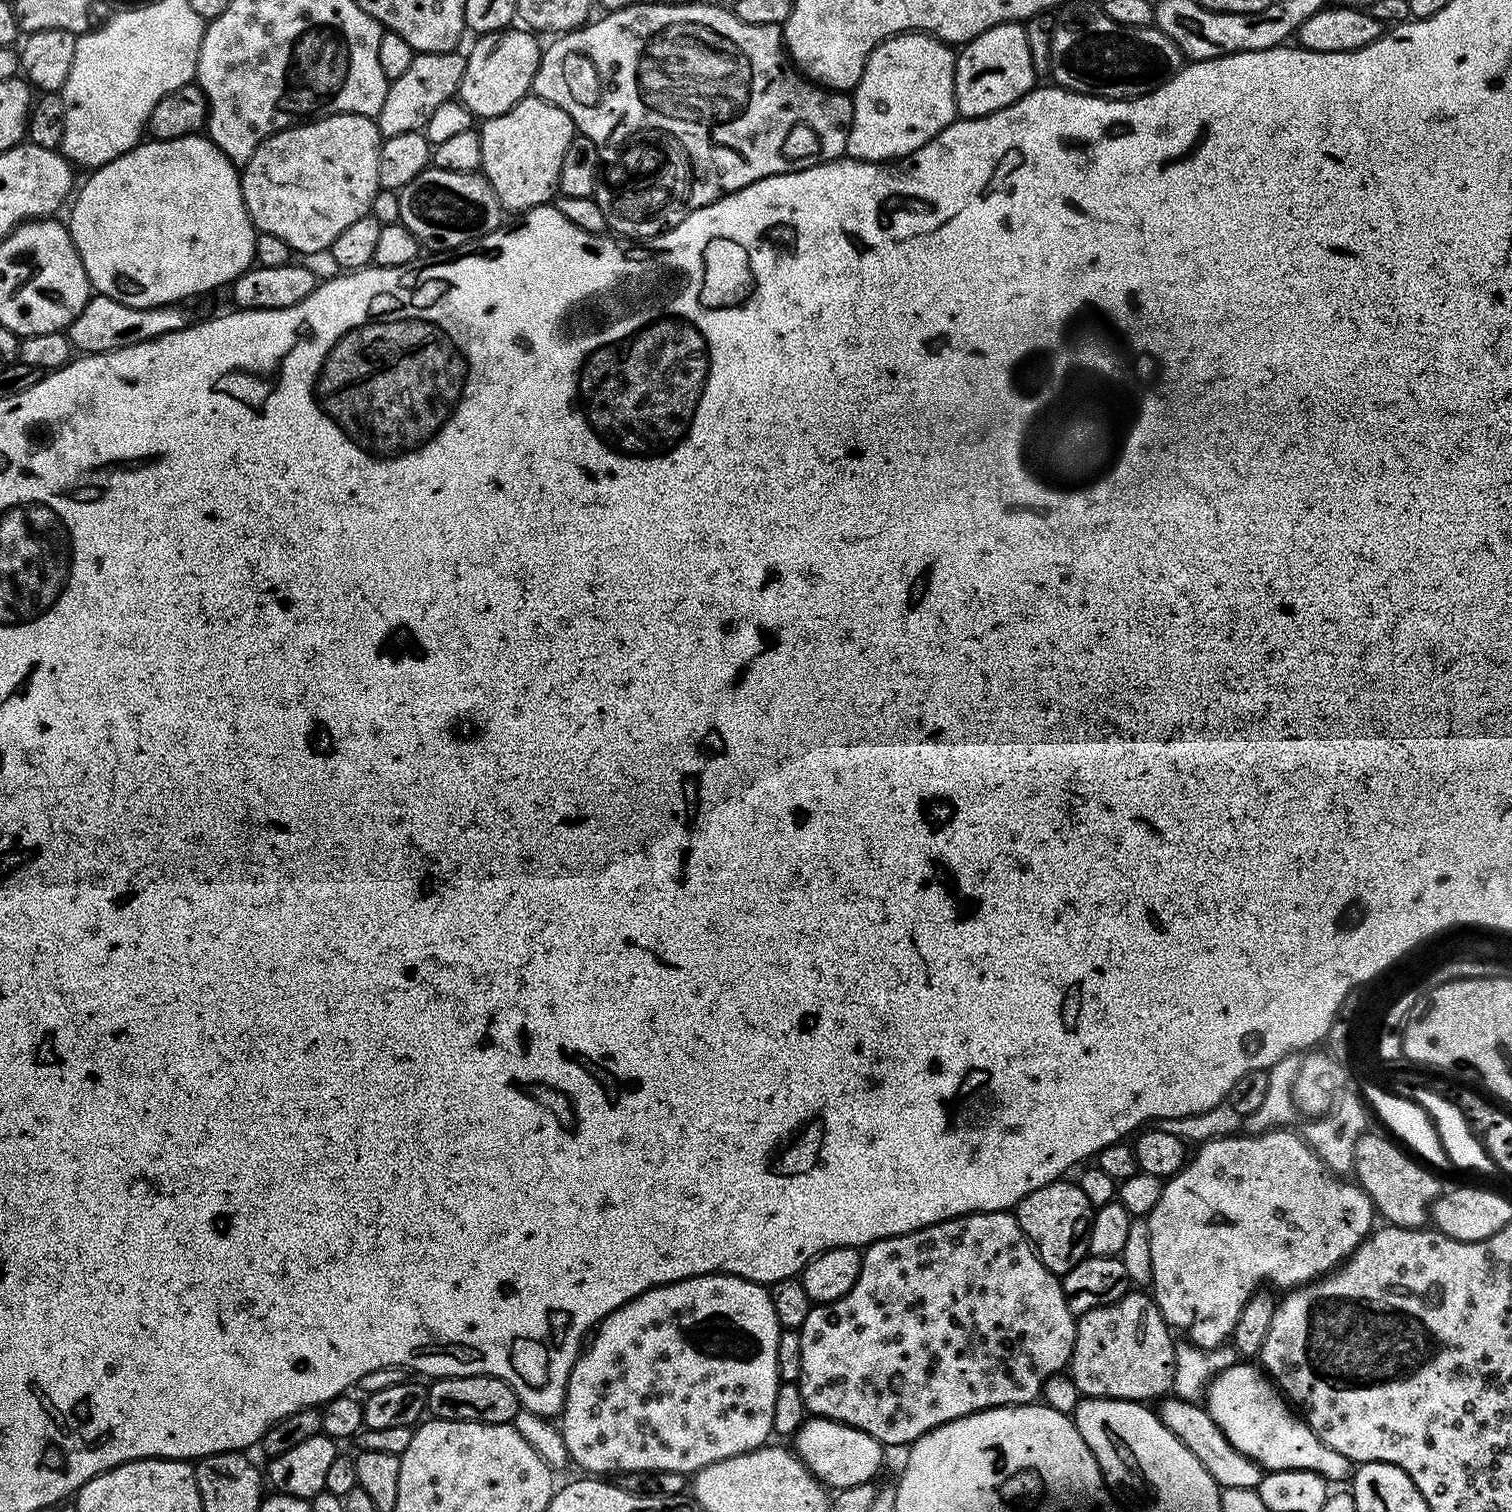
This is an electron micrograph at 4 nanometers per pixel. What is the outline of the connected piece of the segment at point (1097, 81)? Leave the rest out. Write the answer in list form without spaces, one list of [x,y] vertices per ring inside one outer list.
[[[1080,12],[1065,24],[1057,23],[1052,30],[1047,71],[1052,72],[1051,83],[1067,92],[1077,92],[1083,96],[1100,96],[1104,100],[1133,100],[1150,94],[1160,85],[1170,82],[1182,67],[1182,57],[1178,46],[1155,26],[1147,28],[1123,28],[1113,24],[1103,12]]]

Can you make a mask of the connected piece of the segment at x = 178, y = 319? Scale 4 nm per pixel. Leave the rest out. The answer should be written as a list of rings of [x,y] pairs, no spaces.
[[[93,294],[86,306],[82,306],[82,314],[70,322],[66,335],[77,353],[102,354],[126,346],[138,346],[138,342],[150,342],[171,332],[181,332],[189,323],[188,312],[179,303],[163,304],[161,308],[131,308],[122,302],[114,302],[114,298]]]

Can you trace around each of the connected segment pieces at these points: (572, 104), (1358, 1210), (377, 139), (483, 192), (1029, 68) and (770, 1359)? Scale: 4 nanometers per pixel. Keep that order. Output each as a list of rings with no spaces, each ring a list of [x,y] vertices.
[[[641,2],[638,5],[626,5],[616,11],[605,11],[601,16],[601,20],[593,19],[575,32],[557,35],[553,39],[556,41],[541,51],[532,92],[540,99],[562,109],[572,120],[573,129],[596,144],[601,161],[607,165],[602,176],[603,182],[597,183],[594,193],[598,206],[638,206],[638,216],[642,216],[638,218],[638,222],[640,230],[644,230],[644,238],[667,232],[669,228],[694,214],[694,210],[702,210],[715,200],[729,196],[731,192],[741,192],[754,182],[771,176],[801,172],[819,164],[828,164],[832,160],[841,159],[847,153],[852,125],[852,96],[844,90],[823,87],[801,75],[786,51],[781,25],[754,26],[750,22],[742,22],[742,18],[738,18],[735,11],[728,9],[727,12],[716,4],[685,2],[676,5]]]
[[[1283,1127],[1273,1128],[1271,1132],[1243,1135],[1220,1136],[1217,1140],[1208,1140],[1193,1156],[1191,1153],[1187,1157],[1184,1167],[1179,1168],[1173,1176],[1164,1180],[1162,1198],[1158,1198],[1158,1206],[1154,1206],[1154,1210],[1146,1218],[1150,1234],[1150,1266],[1152,1267],[1150,1295],[1159,1306],[1164,1321],[1173,1329],[1181,1328],[1185,1332],[1183,1335],[1203,1350],[1216,1348],[1224,1339],[1227,1341],[1233,1335],[1243,1307],[1257,1289],[1265,1283],[1263,1280],[1269,1280],[1268,1284],[1273,1289],[1291,1290],[1339,1268],[1351,1256],[1352,1251],[1370,1235],[1377,1223],[1375,1220],[1378,1220],[1376,1207],[1372,1205],[1371,1198],[1364,1193],[1363,1188],[1351,1179],[1345,1178],[1325,1166],[1317,1158],[1316,1151],[1304,1141],[1299,1131]]]
[[[362,114],[322,116],[274,134],[260,144],[258,150],[254,150],[250,162],[243,165],[240,172],[242,198],[253,228],[257,232],[282,238],[293,253],[327,253],[334,238],[338,238],[338,234],[342,234],[350,222],[358,222],[358,218],[369,215],[374,198],[381,191],[378,182],[381,143],[380,127],[375,119]]]
[[[431,166],[399,189],[400,223],[432,254],[448,254],[501,227],[506,213],[490,182],[480,172],[455,172]]]
[[[1013,22],[994,26],[959,49],[954,74],[957,113],[971,118],[989,116],[1008,108],[1037,87],[1036,75],[1038,69],[1032,61],[1024,24]]]
[[[723,1274],[691,1276],[685,1280],[675,1280],[672,1284],[663,1284],[646,1290],[638,1298],[626,1302],[600,1321],[591,1337],[592,1345],[590,1340],[587,1347],[576,1357],[576,1365],[570,1370],[562,1415],[558,1420],[560,1433],[566,1442],[569,1461],[573,1465],[576,1463],[578,1467],[585,1468],[588,1471],[585,1473],[588,1474],[608,1474],[604,1472],[694,1474],[697,1469],[705,1468],[714,1462],[765,1447],[769,1443],[768,1436],[773,1435],[774,1398],[782,1383],[778,1368],[778,1342],[781,1331],[778,1314],[774,1314],[771,1291],[765,1285],[755,1284],[752,1280],[743,1280],[740,1276]]]

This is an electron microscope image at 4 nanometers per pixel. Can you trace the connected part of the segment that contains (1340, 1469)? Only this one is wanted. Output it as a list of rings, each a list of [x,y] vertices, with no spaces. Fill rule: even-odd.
[[[1252,1362],[1240,1363],[1244,1364],[1232,1364],[1229,1368],[1222,1369],[1220,1373],[1217,1371],[1211,1377],[1211,1383],[1208,1385],[1206,1393],[1206,1407],[1231,1444],[1268,1470],[1273,1468],[1314,1468],[1323,1472],[1329,1481],[1336,1482],[1344,1475],[1345,1479],[1353,1471],[1353,1461],[1349,1460],[1343,1452],[1329,1448],[1316,1437],[1310,1425],[1289,1407],[1280,1389],[1276,1387],[1263,1367],[1257,1366],[1255,1363],[1252,1365]]]

